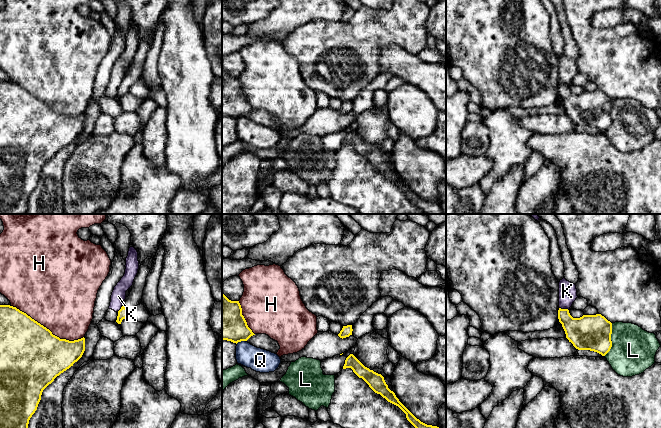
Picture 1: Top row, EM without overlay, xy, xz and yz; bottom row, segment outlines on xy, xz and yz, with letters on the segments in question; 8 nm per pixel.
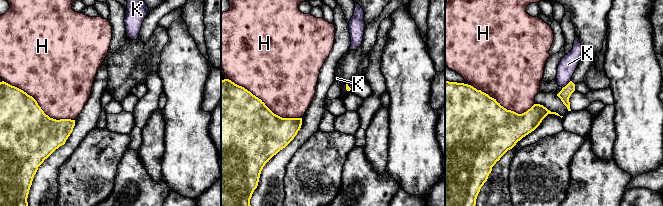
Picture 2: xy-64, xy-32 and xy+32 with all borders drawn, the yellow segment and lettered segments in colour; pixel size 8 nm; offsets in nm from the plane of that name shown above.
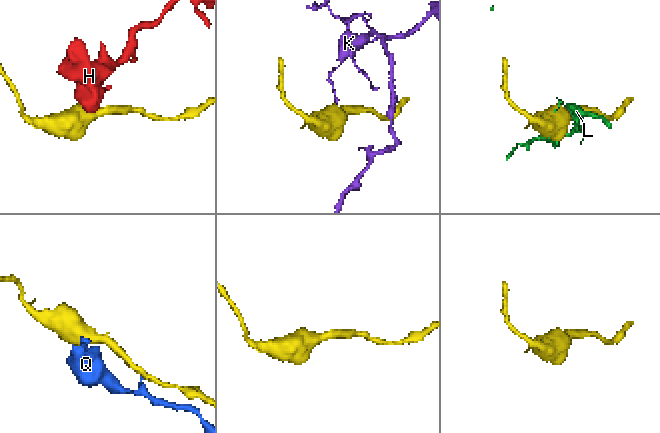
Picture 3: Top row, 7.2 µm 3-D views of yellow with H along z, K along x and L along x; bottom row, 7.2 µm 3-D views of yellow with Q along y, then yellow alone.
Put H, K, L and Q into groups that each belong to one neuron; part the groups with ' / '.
H / K / L / Q

